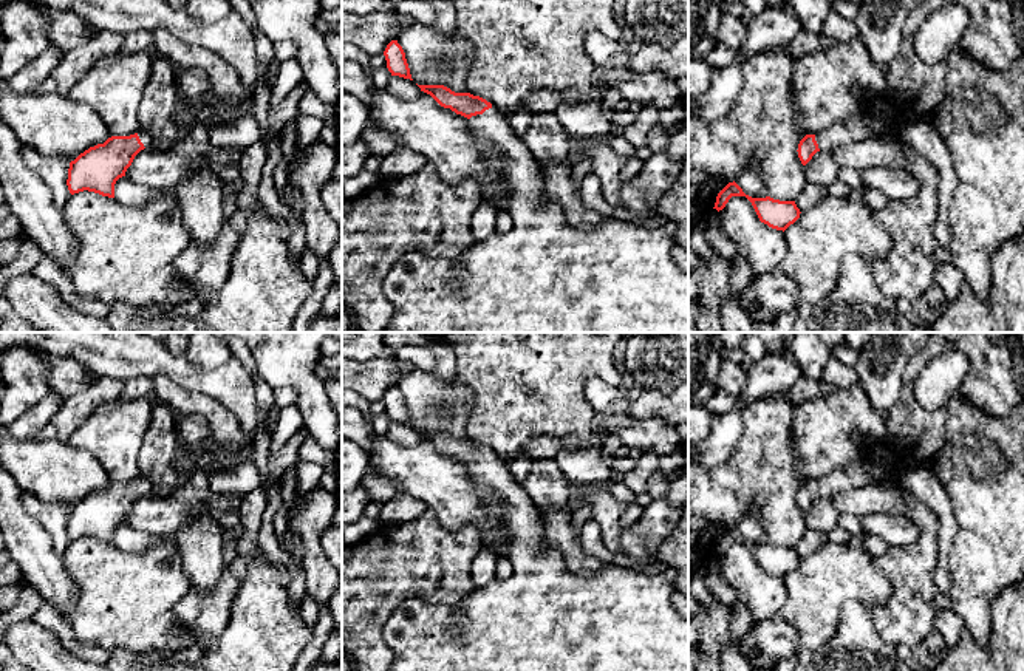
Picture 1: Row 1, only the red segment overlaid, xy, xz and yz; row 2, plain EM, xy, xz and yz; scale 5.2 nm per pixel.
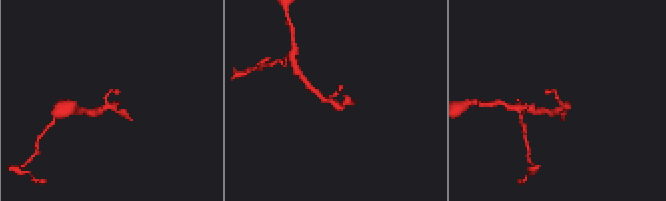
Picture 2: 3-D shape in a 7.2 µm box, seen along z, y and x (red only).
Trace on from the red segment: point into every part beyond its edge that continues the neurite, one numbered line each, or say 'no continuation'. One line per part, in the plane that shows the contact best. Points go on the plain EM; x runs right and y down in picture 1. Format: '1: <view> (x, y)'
1: xz (543, 617)

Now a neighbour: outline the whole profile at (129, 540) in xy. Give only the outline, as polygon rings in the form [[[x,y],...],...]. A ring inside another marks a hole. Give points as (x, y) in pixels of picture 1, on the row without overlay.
[[[122,523],[114,530],[114,546],[127,553],[142,553],[148,547],[175,541],[175,535],[155,535]]]

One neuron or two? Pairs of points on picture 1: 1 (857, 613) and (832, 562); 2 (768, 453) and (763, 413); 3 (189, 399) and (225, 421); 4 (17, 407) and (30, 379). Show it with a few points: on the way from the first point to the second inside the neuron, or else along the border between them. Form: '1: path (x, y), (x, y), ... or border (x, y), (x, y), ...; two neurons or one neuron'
1: border (866, 606), (857, 602), (846, 602), (834, 633); two neurons
2: path (766, 444), (766, 422); one neuron
3: path (198, 404), (208, 407), (215, 415); one neuron
4: path (17, 401), (27, 385); one neuron

